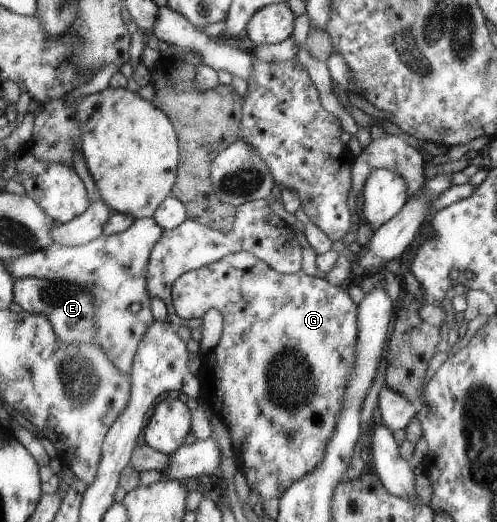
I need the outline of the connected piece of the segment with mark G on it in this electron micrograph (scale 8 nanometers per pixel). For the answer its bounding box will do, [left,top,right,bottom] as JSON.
[171,250,359,501]

